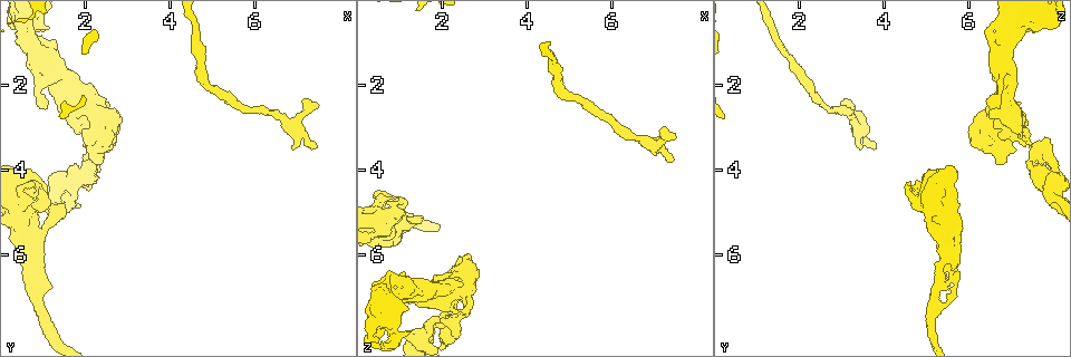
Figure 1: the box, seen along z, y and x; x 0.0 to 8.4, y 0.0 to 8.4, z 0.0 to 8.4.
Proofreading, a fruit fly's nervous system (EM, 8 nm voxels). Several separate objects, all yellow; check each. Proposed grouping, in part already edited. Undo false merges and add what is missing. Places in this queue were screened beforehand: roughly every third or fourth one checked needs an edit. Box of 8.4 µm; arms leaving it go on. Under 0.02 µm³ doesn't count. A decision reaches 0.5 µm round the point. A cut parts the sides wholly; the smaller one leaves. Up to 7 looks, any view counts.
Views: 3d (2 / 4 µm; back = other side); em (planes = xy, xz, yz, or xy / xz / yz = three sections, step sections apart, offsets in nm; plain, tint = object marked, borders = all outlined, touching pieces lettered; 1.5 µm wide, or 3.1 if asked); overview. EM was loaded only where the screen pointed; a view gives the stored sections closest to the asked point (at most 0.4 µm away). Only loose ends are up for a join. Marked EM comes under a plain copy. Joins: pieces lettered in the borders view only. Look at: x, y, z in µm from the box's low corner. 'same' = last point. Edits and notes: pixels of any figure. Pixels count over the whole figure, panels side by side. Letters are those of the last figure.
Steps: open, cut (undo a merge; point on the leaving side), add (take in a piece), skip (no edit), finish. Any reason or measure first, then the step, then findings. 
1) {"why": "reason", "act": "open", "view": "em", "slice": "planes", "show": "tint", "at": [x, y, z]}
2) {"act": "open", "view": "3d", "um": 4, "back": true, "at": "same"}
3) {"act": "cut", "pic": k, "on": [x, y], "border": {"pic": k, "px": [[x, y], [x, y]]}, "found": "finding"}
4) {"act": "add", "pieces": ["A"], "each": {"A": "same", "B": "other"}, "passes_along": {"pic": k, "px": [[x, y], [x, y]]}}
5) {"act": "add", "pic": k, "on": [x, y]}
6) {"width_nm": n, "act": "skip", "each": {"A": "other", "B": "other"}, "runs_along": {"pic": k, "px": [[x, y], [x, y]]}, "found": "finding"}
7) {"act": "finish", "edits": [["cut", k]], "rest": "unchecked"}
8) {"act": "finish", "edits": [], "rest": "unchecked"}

{"why": "an open end", "act": "open", "view": "3d", "um": 2, "back": true, "at": [1.45, 4.80, 5.15]}

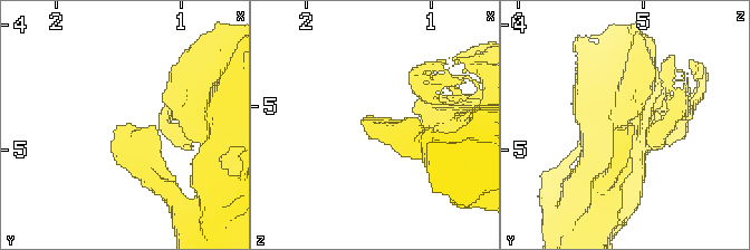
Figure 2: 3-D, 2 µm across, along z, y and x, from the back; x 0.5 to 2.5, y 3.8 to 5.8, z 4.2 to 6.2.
{"act": "open", "view": "em", "slice": "yz", "step": 4, "show": "tint", "at": [1.50, 4.82, 5.12]}

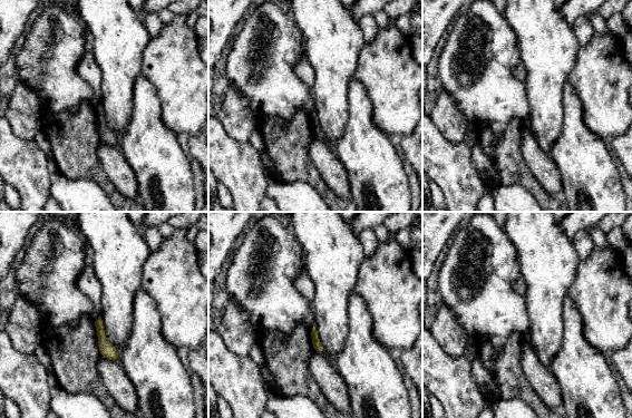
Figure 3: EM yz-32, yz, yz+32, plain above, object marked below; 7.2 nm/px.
{"why": "cut it another way", "act": "open", "view": "em", "slice": "xy", "step": 4, "show": "borders", "at": "same"}

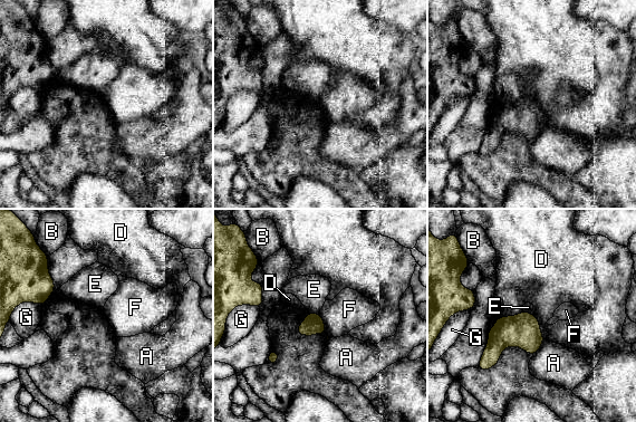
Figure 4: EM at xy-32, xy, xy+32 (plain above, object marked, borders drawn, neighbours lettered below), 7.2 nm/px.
{"width_nm": 140, "act": "skip", "each": {"A": "other", "B": "other", "D": "other", "E": "other", "F": "other", "G": "other"}, "found": "none of them fits"}

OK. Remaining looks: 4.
{"why": "touches itself", "act": "open", "view": "em", "slice": "planes", "show": "borders", "at": [0.70, 6.30, 5.25]}

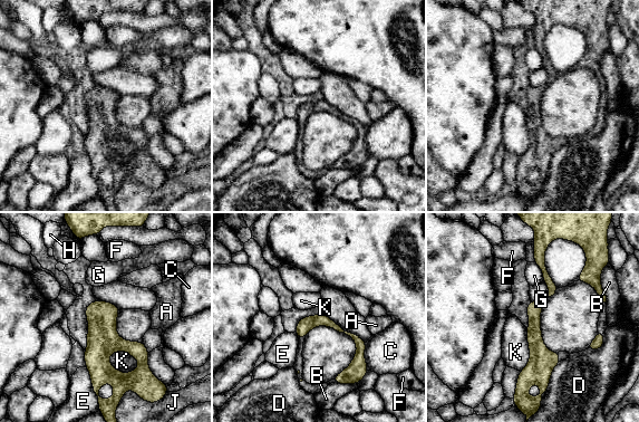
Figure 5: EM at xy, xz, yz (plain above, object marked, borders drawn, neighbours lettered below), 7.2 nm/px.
{"act": "skip", "each": {"A": "other", "B": "other", "C": "other", "D": "other", "E": "other", "F": "other", "G": "other", "H": "other", "J": "other", "K": "other"}, "border": {"pic": 5, "px": [[107, 356], [126, 351], [139, 365]]}, "found": "one neuron here"}

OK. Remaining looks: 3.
{"why": "free end", "act": "open", "view": "em", "slice": "yz", "step": 8, "show": "tint", "at": [7.15, 2.40, 3.05]}

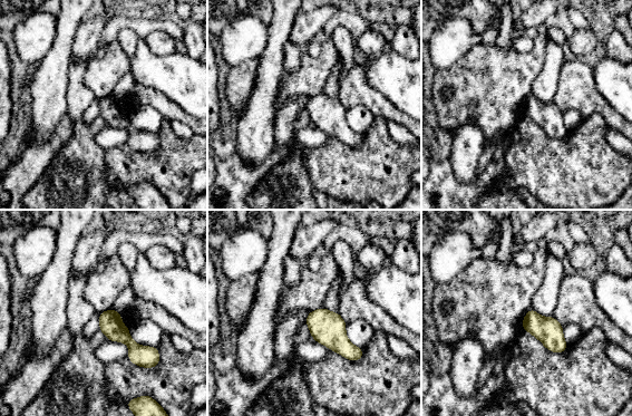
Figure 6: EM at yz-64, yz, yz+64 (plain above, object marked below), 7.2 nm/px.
{"act": "open", "view": "em", "slice": "xy", "step": 4, "show": "borders", "at": "same"}

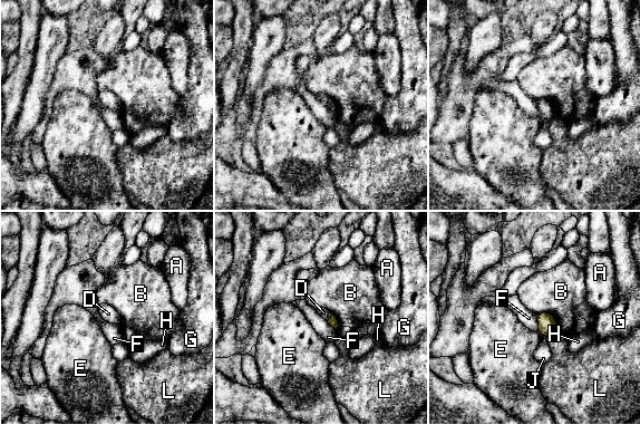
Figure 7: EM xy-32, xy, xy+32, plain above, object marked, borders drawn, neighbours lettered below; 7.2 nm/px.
{"act": "skip", "each": {"A": "other", "B": "other", "D": "other", "E": "other", "F": "other", "G": "other", "H": "other", "J": "other", "L": "other"}, "border": {"pic": 7, "px": [[536, 314], [537, 331], [545, 338]]}, "found": "none of them fits"}

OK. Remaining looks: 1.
{"act": "finish", "edits": [], "rest": "unchecked"}

